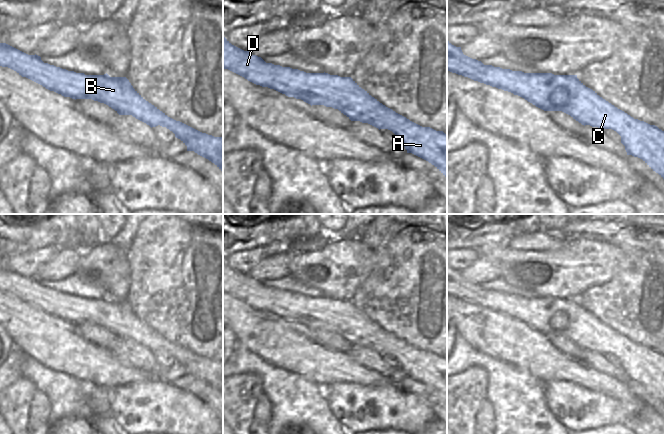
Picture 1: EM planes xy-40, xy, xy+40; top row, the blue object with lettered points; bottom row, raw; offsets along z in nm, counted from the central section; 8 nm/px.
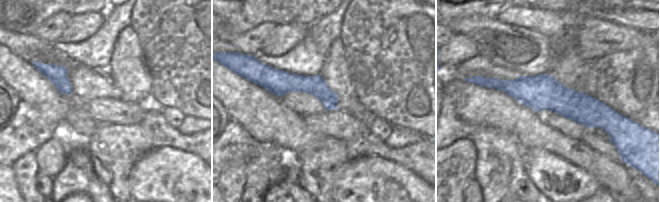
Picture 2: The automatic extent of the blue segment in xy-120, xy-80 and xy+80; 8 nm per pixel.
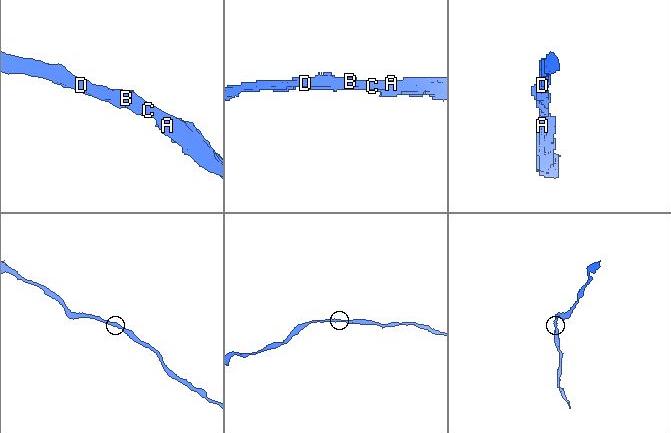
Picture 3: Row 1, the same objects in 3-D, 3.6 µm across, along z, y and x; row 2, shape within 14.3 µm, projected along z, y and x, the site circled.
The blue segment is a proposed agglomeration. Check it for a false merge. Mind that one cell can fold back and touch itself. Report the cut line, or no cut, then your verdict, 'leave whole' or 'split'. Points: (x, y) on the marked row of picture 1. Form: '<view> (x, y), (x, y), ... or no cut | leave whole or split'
no cut | leave whole

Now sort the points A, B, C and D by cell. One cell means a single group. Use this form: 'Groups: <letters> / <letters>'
Groups: A B C D

